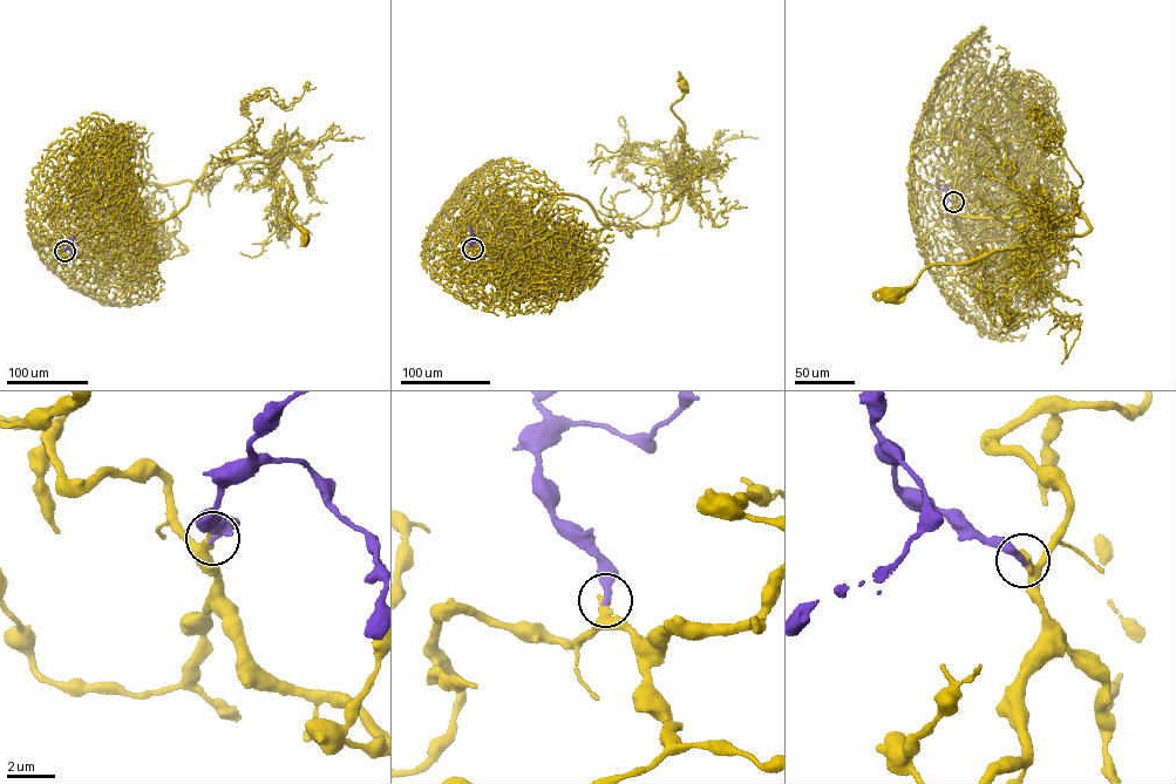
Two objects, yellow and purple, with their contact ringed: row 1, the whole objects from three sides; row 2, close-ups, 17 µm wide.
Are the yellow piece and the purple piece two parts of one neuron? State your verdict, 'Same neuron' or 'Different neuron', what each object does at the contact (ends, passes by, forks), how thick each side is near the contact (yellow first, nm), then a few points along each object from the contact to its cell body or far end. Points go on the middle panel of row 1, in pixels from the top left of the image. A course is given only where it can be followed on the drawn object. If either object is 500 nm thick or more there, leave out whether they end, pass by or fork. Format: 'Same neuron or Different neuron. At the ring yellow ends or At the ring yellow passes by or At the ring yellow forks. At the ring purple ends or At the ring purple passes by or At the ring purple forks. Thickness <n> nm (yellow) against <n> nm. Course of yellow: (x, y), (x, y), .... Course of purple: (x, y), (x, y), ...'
Same neuron. At the ring yellow ends. At the ring purple ends. Thickness 340 nm (yellow) against 300 nm. Course of yellow: (473, 249), (522, 253), (556, 193), (579, 196), (606, 225), (671, 220), (686, 176), (671, 108), (682, 82). Course of purple: (473, 249), (469, 225)

